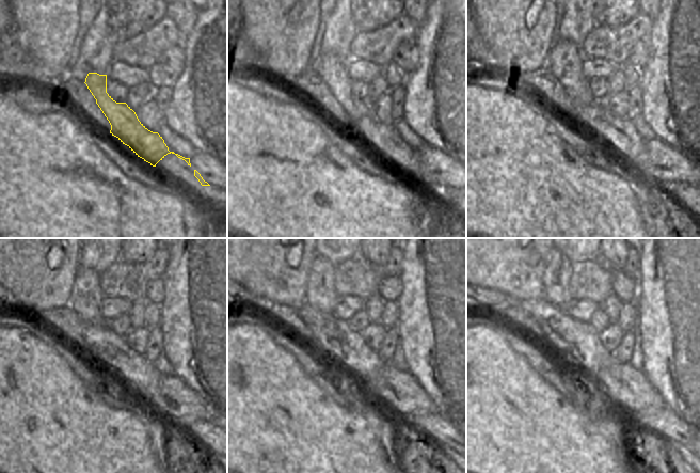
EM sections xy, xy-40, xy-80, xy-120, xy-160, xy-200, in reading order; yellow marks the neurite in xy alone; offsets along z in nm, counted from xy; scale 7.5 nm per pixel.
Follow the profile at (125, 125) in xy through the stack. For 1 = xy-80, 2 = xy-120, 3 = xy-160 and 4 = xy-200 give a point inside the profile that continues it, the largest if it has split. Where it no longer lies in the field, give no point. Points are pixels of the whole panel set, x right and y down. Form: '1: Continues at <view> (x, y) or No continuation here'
1: Continues at xy-80 (565, 60)
2: Continues at xy-120 (85, 298)
3: Continues at xy-160 (320, 294)
4: Continues at xy-200 (556, 279)

